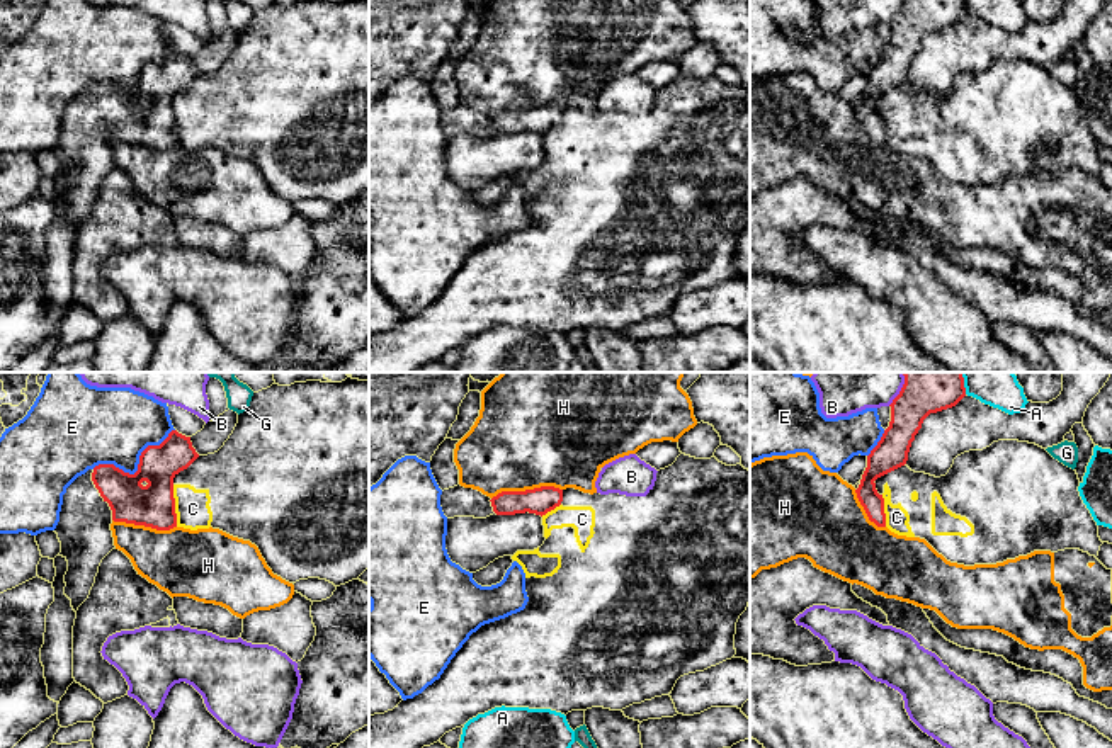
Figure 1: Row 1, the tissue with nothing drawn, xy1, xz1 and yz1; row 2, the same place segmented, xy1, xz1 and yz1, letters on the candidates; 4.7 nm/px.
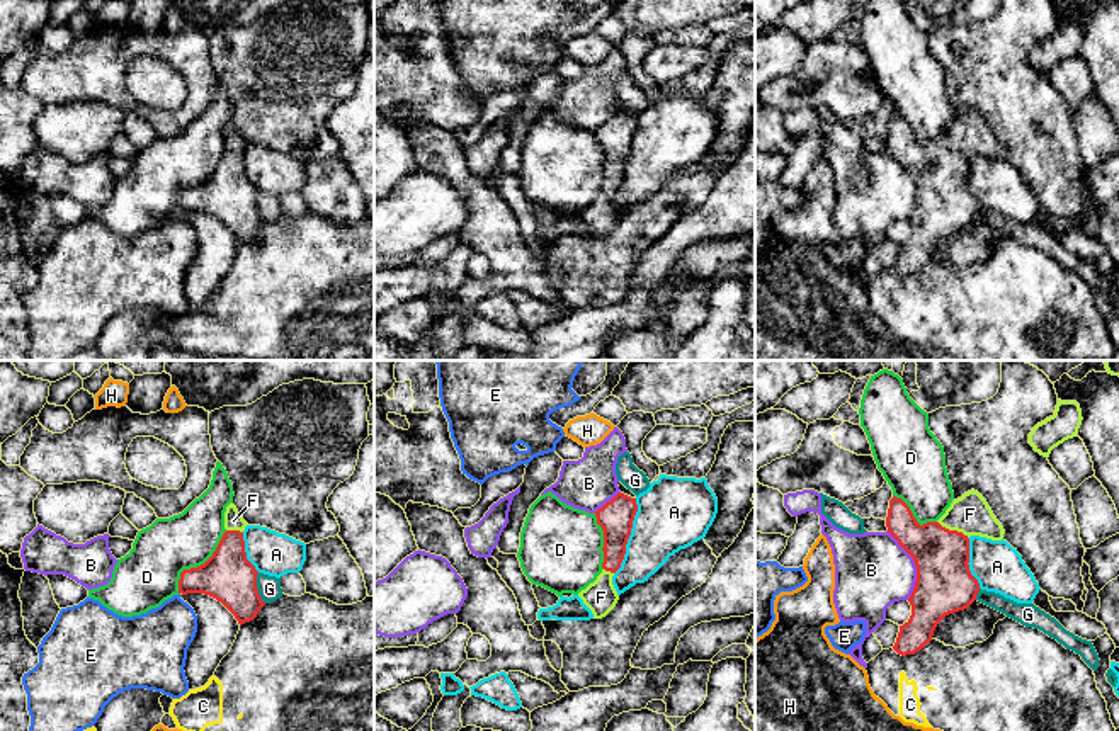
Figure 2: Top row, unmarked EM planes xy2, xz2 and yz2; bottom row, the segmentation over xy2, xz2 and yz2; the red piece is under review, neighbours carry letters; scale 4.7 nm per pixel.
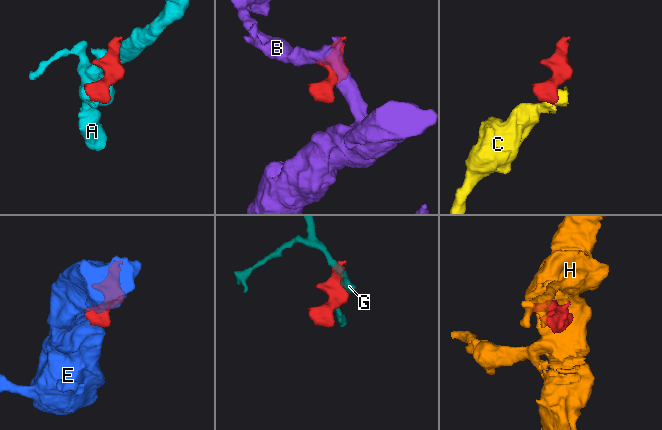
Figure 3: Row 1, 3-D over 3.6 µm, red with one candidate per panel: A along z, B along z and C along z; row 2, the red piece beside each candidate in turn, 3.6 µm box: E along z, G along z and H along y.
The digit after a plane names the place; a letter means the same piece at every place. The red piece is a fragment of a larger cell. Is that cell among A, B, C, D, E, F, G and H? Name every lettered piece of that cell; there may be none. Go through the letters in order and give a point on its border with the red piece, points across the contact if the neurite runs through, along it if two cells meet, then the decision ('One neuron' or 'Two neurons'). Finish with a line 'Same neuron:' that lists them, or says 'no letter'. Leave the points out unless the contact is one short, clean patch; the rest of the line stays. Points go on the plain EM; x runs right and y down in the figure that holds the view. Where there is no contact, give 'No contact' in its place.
A: Touches red at xz2 (630, 153). Two neurons
B: Touches red at yz2 (915, 184). Two neurons
C: Touches red at xy1 (174, 124). Boundary: xy1 (172, 104), (177, 145). Two neurons
D: Touches red at xy2 (198, 186). Two neurons
E: Touches red at xy1 (138, 87). Two neurons
F: Touches red at yz2 (953, 150). Path across: yz2 (944, 201), (944, 162), (953, 150), (970, 133). One neuron
G: Touches red at xy2 (255, 208). Two neurons
H: Touches red at xz1 (526, 109). Boundary: xz1 (561, 107), (502, 109), (492, 118). Two neurons
Same neuron: F

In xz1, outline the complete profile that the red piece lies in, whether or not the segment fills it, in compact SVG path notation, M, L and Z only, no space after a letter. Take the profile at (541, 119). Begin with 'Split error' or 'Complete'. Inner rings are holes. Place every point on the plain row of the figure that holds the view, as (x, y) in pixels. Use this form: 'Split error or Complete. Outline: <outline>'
Split error. Outline: M457 104L454 107L444 109L440 114L440 126L447 138L486 138L493 133L515 134L525 131L542 136L559 126L561 121L563 109L554 105L541 105L525 110L502 110L490 117L478 109Z

